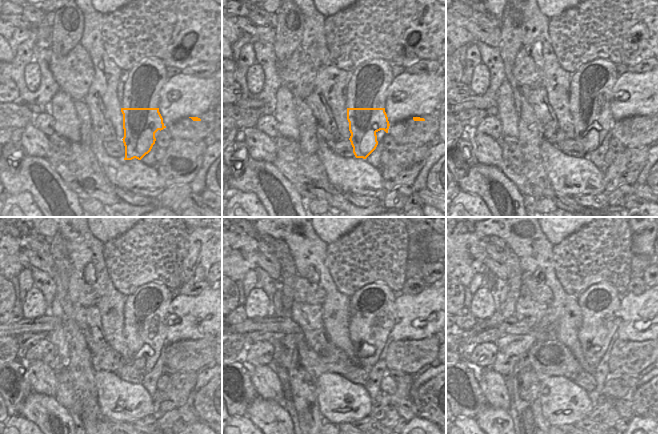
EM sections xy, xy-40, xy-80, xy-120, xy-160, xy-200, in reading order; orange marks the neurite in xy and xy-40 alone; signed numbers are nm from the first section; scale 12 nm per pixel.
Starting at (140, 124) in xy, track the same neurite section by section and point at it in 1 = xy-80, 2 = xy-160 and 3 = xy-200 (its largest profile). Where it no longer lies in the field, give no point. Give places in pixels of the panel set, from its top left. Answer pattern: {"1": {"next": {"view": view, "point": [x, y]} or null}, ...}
{"1": {"next": {"view": "xy-80", "point": [587, 122]}}, "2": {"next": {"view": "xy-160", "point": [364, 343]}}, "3": {"next": {"view": "xy-200", "point": [581, 342]}}}

